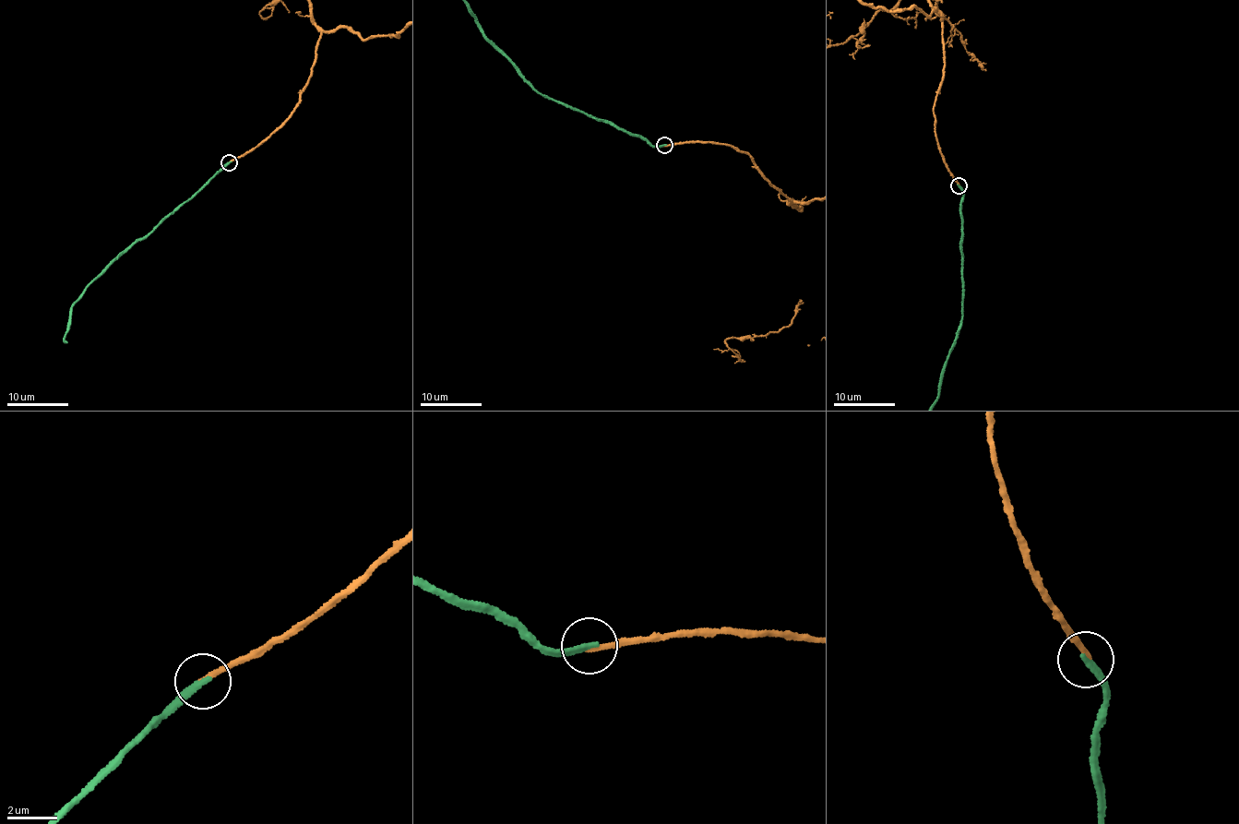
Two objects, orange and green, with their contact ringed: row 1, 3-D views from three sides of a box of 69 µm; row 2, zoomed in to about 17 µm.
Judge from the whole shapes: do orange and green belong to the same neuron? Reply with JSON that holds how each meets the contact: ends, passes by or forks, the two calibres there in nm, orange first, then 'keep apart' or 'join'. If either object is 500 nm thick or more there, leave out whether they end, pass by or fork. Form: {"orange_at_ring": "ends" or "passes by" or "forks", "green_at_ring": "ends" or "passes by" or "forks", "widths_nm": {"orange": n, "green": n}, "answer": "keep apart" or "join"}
{"orange_at_ring": "ends", "green_at_ring": "ends", "widths_nm": {"orange": 200, "green": 280}, "answer": "join"}

